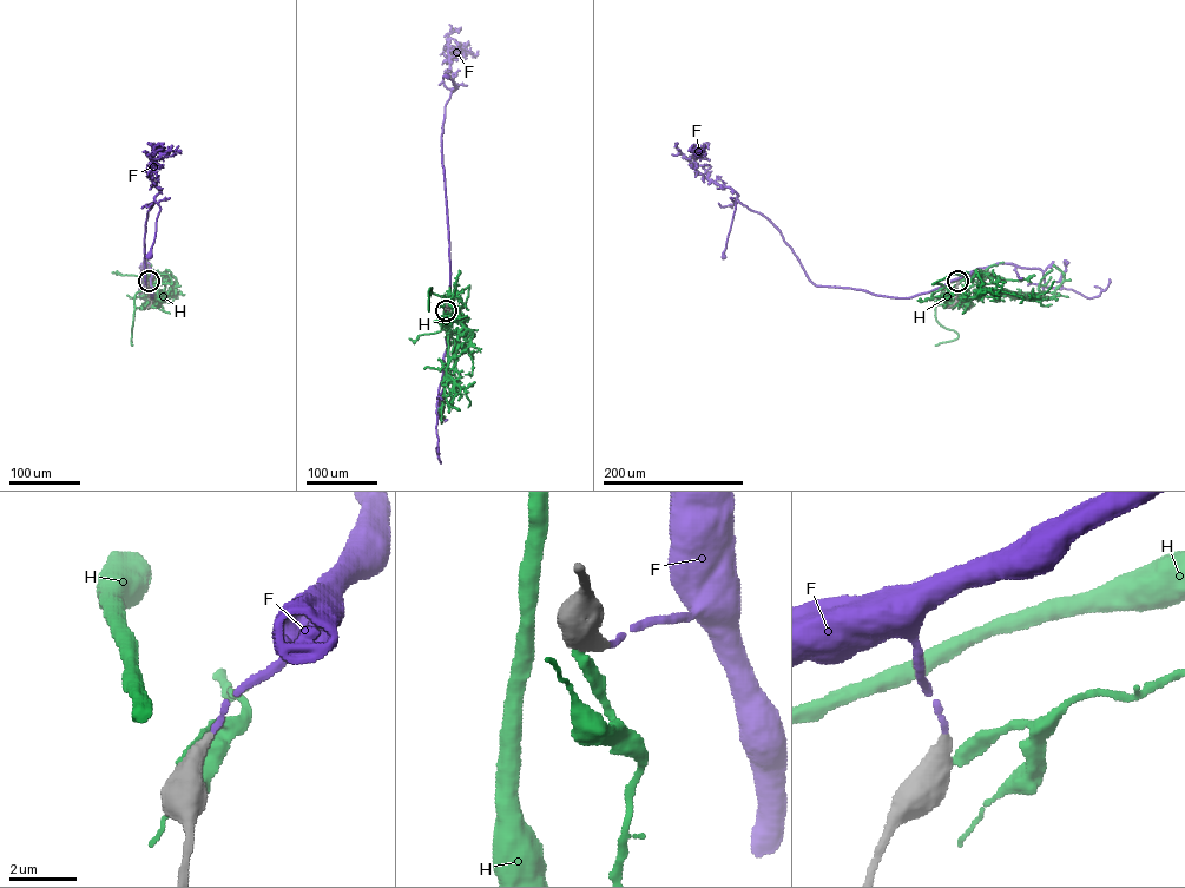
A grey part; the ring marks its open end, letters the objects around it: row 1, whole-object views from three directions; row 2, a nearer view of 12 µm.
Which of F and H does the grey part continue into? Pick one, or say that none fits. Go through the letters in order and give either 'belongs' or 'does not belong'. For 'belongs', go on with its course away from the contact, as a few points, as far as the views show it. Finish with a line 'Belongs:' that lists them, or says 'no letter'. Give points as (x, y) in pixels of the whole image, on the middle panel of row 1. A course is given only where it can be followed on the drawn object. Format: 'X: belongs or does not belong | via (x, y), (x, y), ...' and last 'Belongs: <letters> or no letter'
F: belongs | via (446, 310), (449, 264), (441, 137), (446, 104), (451, 91), (458, 87), (446, 76)
H: does not belong
Belongs: F

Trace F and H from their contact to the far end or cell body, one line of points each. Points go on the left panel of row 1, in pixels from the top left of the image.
F: (149, 281), (152, 297), (145, 282), (144, 241), (147, 211), (153, 202), (160, 209), (149, 257)
H: (147, 282), (152, 298), (176, 290), (149, 297), (162, 300), (172, 291), (171, 281)

